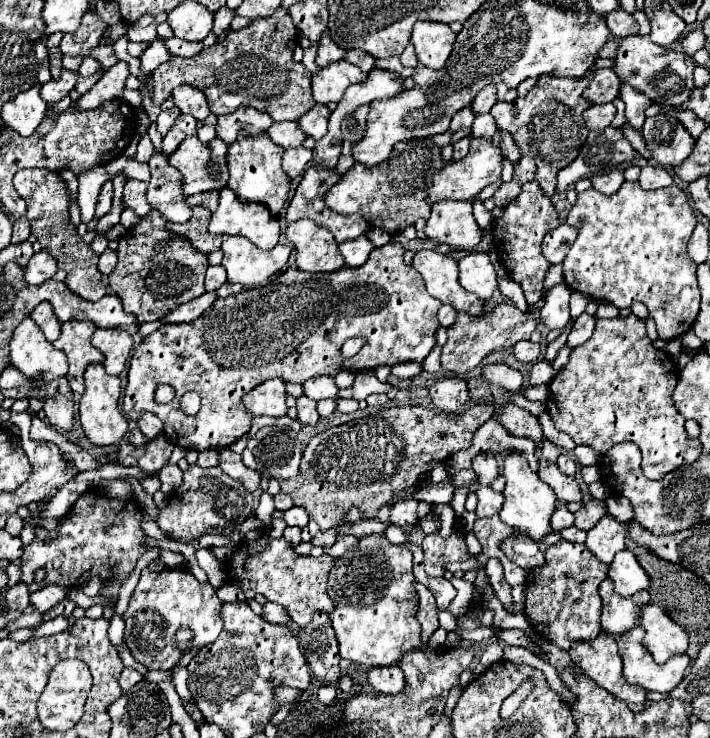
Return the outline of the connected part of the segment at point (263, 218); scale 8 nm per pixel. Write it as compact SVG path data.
M229 188L219 192L219 206L211 216L207 230L211 234L245 236L263 250L269 250L279 242L277 218L261 204L239 200Z

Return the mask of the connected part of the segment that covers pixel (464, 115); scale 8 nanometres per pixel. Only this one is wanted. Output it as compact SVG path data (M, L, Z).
M467 106L467 110L461 110L459 114L453 116L453 120L451 120L451 128L449 128L449 130L451 130L453 134L457 134L459 130L467 130L467 128L471 128L473 120L475 120L475 116L471 114L471 108Z

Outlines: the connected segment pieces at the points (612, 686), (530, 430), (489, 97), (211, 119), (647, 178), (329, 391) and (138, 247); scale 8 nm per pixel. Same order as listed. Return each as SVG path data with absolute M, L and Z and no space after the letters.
M601 632L597 638L593 640L577 640L571 644L571 660L595 682L599 684L601 688L605 688L607 692L611 692L615 698L623 700L629 708L637 708L641 710L643 702L645 702L645 690L641 686L631 686L625 682L623 678L623 660L621 660L621 654L619 654L619 648L617 648L617 640L615 636L607 634L607 632Z
M505 404L501 410L501 424L509 430L513 436L525 436L531 438L537 444L537 450L541 450L541 426L533 414L527 410L515 406L515 404Z
M487 86L481 90L481 94L477 94L477 98L473 100L471 108L473 108L473 114L479 116L479 114L487 114L491 110L491 106L495 104L495 86Z
M209 114L209 116L203 120L203 124L197 128L197 136L199 136L201 142L209 142L209 140L213 140L213 138L217 136L217 132L215 132L215 122L217 122L217 116L215 116L215 114Z
M643 166L641 168L641 176L639 176L639 184L643 190L657 190L657 188L665 188L665 186L673 186L673 176L669 174L667 168L661 166Z
M315 376L303 384L305 396L311 400L323 400L323 398L335 398L339 388L335 386L331 376Z
M155 210L149 212L149 216L141 218L141 222L127 230L121 238L119 238L119 248L117 248L117 266L115 270L109 274L109 286L111 290L123 300L123 310L129 314L137 314L139 322L151 322L157 318L163 318L165 314L169 314L171 310L175 310L177 306L201 296L205 292L203 288L203 278L205 278L205 270L207 270L207 254L193 250L193 246L189 244L189 240L169 234L165 230L165 218L161 218L161 214L157 214Z

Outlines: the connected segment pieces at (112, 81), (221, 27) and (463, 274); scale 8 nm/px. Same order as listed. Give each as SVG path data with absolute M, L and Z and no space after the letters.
M117 62L115 66L107 68L105 74L97 80L97 84L85 92L75 104L73 108L85 112L85 110L95 110L97 106L101 106L103 102L109 102L113 98L121 98L123 90L125 90L125 80L131 74L129 64L127 62Z
M227 6L219 8L219 10L215 12L215 26L213 26L213 32L219 36L219 34L223 34L225 30L229 30L233 16L235 16L235 12L229 10Z
M471 252L459 260L459 282L483 302L491 300L493 292L497 290L497 276L487 252Z

